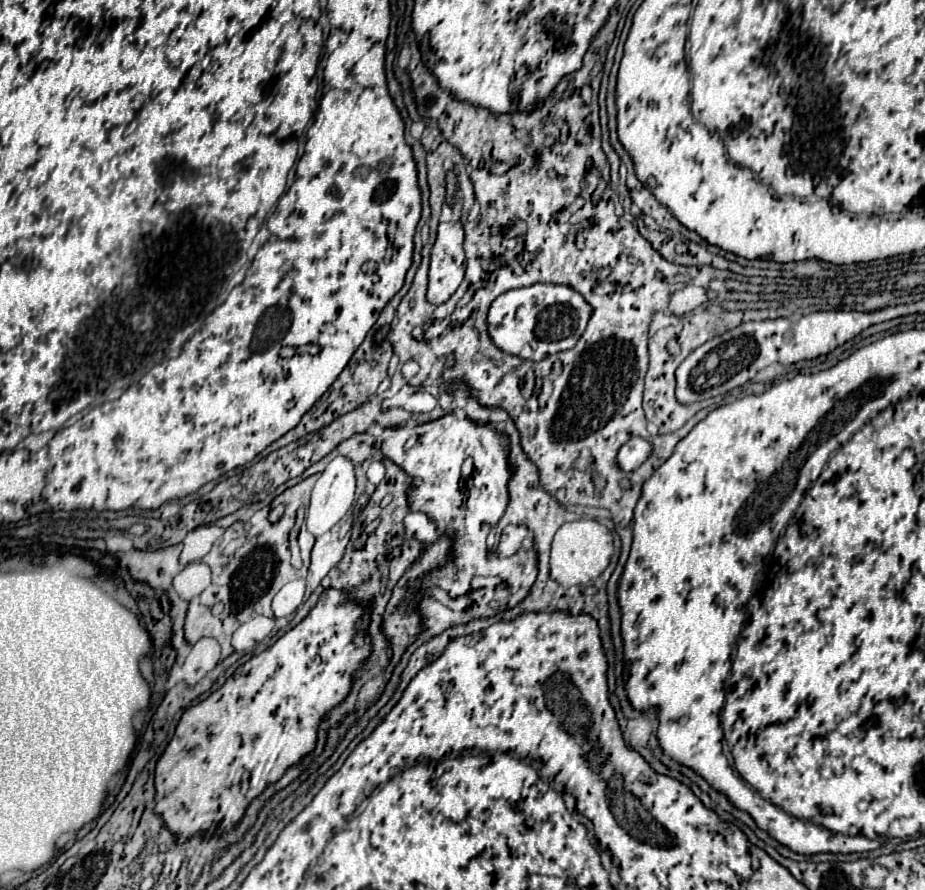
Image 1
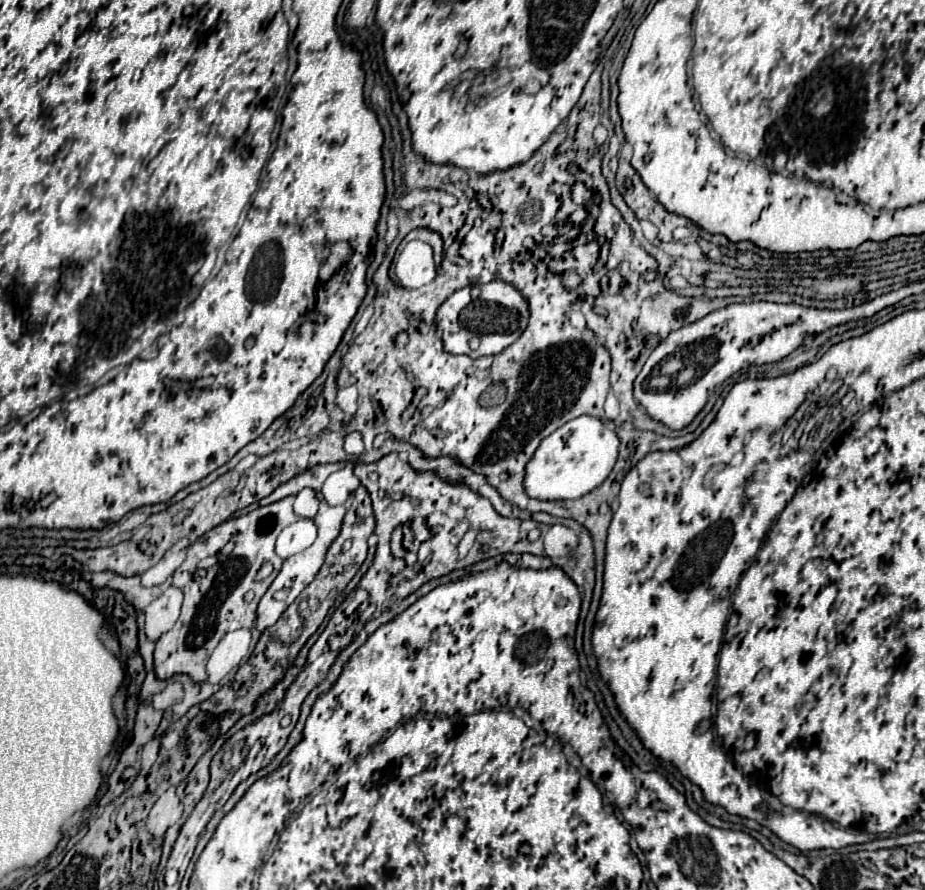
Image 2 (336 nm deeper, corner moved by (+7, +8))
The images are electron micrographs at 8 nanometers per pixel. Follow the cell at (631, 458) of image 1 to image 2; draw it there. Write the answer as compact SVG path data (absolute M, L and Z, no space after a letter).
M591 415L571 419L541 439L531 461L525 465L525 493L539 501L579 499L605 481L617 461L617 453L619 439L615 431L603 425L601 419Z

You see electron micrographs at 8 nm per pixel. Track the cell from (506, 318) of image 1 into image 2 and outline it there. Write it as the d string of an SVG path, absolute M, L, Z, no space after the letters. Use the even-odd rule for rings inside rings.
M491 281L491 283L467 285L455 291L451 297L447 297L445 303L437 309L435 325L441 331L443 349L447 353L465 353L469 357L483 357L501 353L501 349L509 347L523 333L527 319L529 319L529 307L527 301L521 297L521 293L505 281ZM471 337L479 339L477 349L469 347Z

